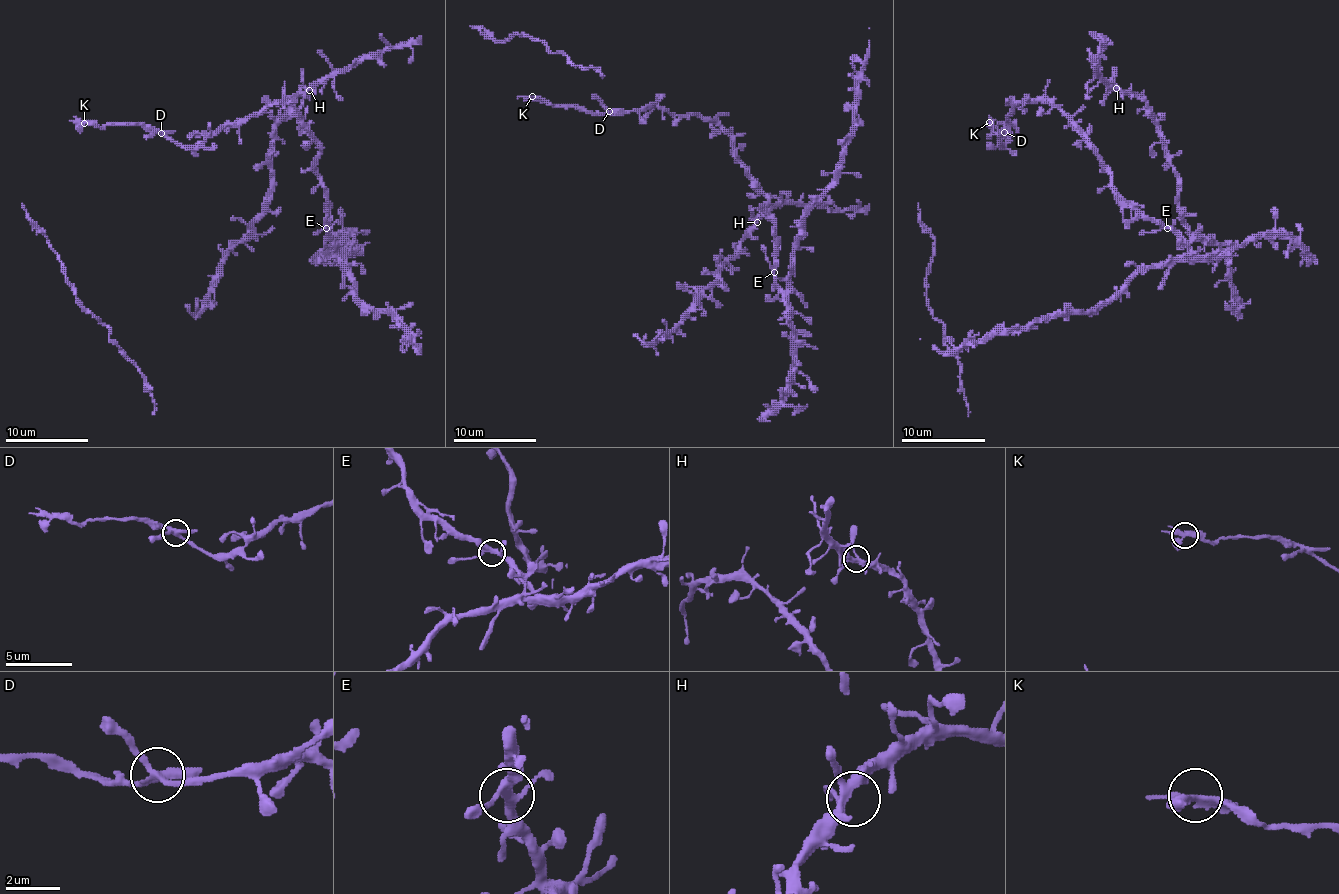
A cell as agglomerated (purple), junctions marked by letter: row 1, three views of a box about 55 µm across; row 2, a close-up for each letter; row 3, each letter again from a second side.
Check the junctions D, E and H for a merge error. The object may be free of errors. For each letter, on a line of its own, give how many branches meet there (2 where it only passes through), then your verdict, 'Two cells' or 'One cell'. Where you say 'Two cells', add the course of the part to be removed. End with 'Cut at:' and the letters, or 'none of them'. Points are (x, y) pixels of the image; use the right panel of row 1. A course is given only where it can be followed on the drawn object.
D: Branches: 4. Two cells. Course of the part to remove: (1004, 132), (1004, 124), (995, 126), (991, 120)
E: Branches: 4. One cell
H: Branches: 5. One cell
Cut at: D

